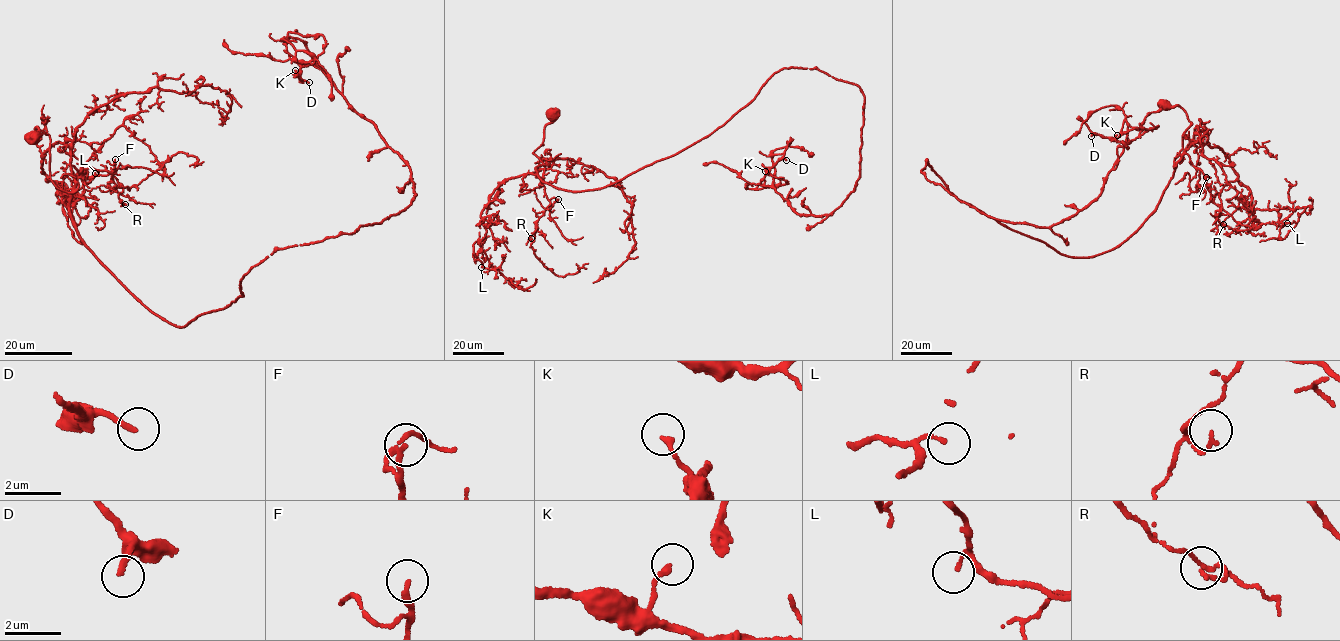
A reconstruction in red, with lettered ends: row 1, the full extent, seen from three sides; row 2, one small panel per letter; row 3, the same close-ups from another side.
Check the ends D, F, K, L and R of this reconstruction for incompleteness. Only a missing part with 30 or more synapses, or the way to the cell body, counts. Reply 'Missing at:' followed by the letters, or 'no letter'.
Missing at: D

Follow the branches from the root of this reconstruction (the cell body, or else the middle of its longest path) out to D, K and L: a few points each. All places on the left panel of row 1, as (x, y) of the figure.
D: (35, 139), (92, 253), (181, 327), (274, 251), (414, 198), (374, 124), (309, 63), (309, 82)
K: (35, 139), (92, 253), (181, 327), (274, 251), (416, 194), (321, 68), (295, 70)
L: (35, 139), (48, 135), (58, 188), (74, 187), (77, 139), (59, 142), (48, 179), (71, 192), (95, 173)

